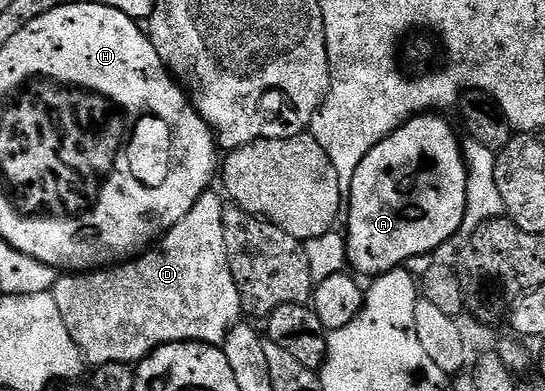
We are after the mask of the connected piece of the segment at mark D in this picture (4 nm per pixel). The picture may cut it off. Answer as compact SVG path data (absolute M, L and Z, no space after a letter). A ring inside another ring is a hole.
M215 191L203 193L201 199L197 199L197 203L193 203L193 207L189 207L189 215L185 215L185 219L177 222L168 233L164 233L154 245L140 253L138 257L118 265L104 267L98 271L63 275L56 280L53 292L57 311L61 311L61 319L65 319L65 327L69 327L69 335L73 335L73 343L77 343L77 347L83 352L83 360L88 366L94 367L122 361L138 363L144 357L148 357L154 349L159 349L163 345L171 345L175 341L200 341L203 345L222 346L231 328L240 324L243 304L241 295L237 291L237 283L233 279L233 271L229 271L229 259L225 251L225 223L223 222L225 201L218 192L216 193Z

